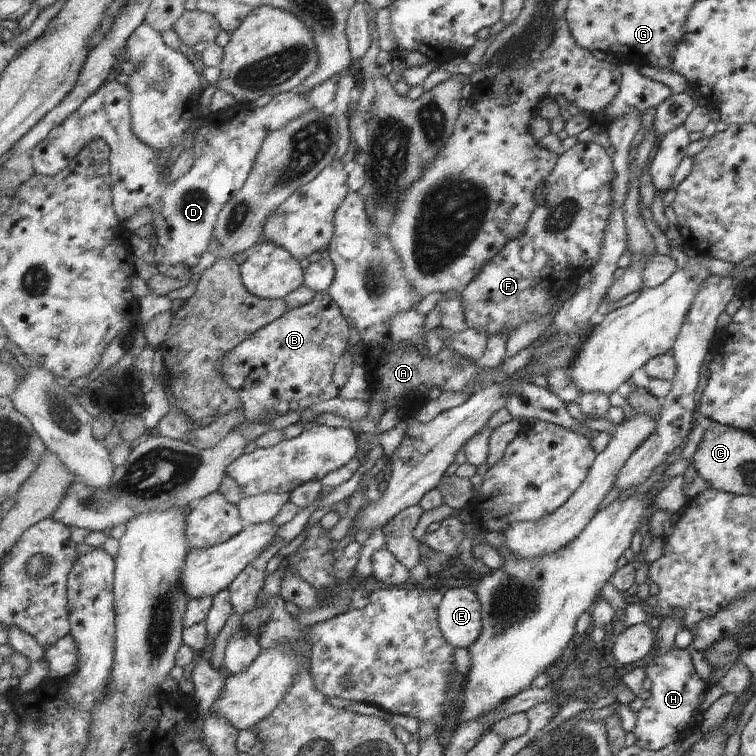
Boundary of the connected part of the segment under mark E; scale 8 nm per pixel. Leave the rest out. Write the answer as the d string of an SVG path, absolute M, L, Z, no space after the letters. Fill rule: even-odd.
M450 585L438 610L444 637L457 648L468 649L484 629L483 607L479 595L466 587Z

